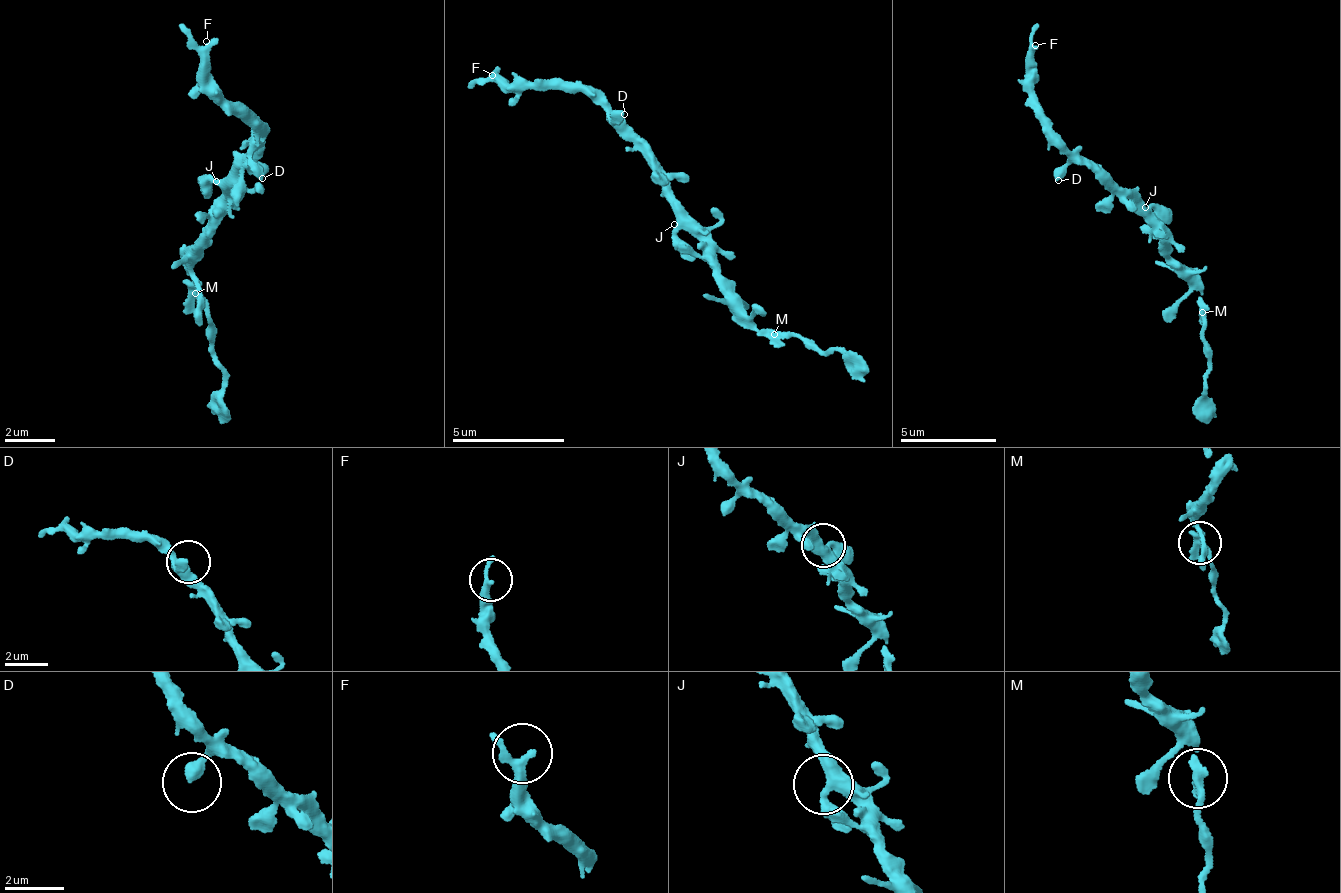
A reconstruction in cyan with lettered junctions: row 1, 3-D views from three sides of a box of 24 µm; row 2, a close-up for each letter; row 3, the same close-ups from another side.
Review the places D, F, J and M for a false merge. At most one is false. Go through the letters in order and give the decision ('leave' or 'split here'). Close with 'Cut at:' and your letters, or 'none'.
D: leave
F: leave
J: leave
M: split here
Cut at: M

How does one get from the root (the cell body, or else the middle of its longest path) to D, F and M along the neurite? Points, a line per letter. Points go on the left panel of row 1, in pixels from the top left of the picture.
D: (230, 192), (230, 180), (262, 152), (253, 144), (252, 154), (262, 178)
F: (230, 192), (230, 175), (265, 143), (253, 132), (253, 121), (215, 86), (215, 75), (206, 69), (206, 41)
M: (230, 192), (227, 212), (216, 221), (216, 232), (204, 240), (204, 246), (190, 264), (190, 287), (195, 291)

